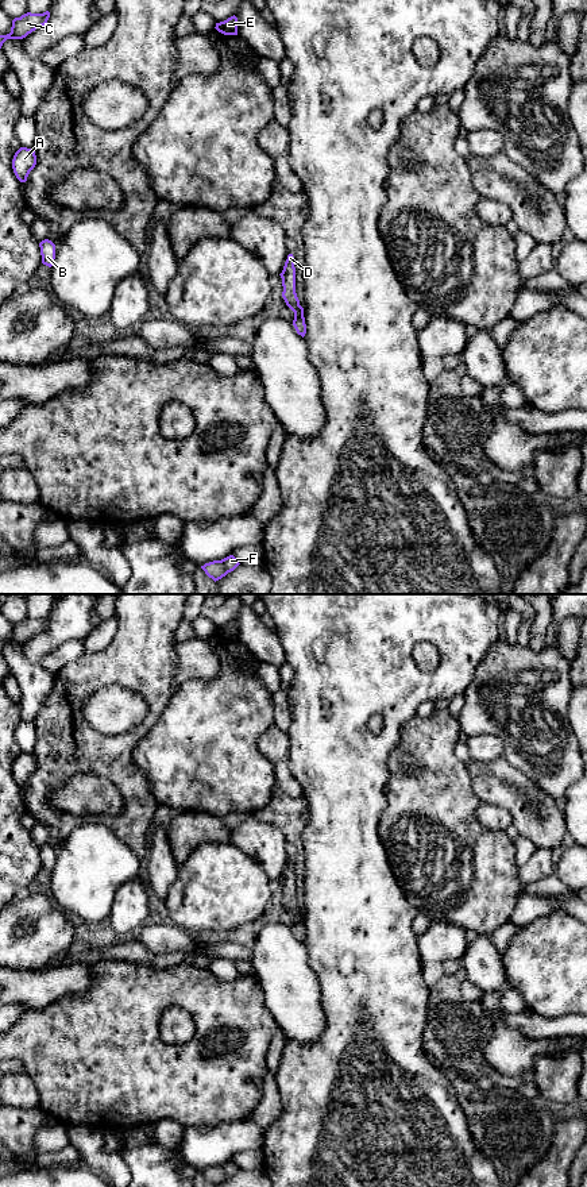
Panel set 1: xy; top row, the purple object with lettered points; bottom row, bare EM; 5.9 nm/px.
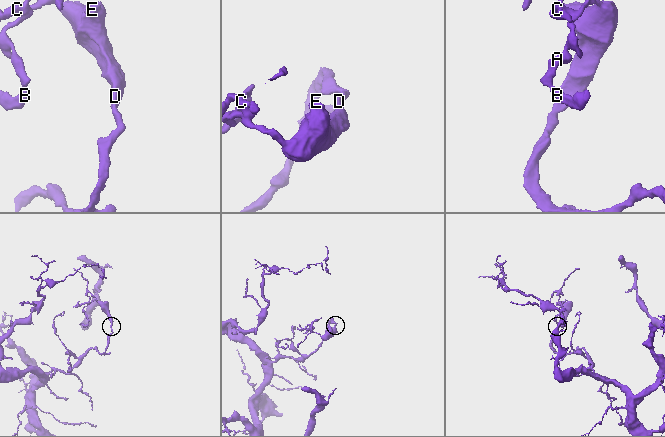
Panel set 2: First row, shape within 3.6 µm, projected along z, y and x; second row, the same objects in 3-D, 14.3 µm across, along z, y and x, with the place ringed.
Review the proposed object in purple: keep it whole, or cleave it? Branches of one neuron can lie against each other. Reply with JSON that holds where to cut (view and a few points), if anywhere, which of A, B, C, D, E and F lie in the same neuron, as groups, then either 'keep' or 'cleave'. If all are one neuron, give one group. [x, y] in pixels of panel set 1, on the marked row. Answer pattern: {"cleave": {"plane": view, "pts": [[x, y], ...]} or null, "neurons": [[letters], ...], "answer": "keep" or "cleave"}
{"cleave": null, "neurons": [["A", "B", "C", "D", "E", "F"]], "answer": "keep"}

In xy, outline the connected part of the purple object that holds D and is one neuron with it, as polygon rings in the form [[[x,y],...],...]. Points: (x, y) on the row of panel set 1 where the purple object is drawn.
[[[293,254],[287,255],[283,270],[279,274],[282,278],[282,297],[286,305],[294,312],[293,325],[298,335],[302,338],[306,334],[306,324],[304,317],[304,308],[300,305],[300,300],[296,293],[296,267]]]

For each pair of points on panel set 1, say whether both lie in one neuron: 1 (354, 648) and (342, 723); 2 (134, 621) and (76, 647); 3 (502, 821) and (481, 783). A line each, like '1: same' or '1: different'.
1: same
2: different
3: different

